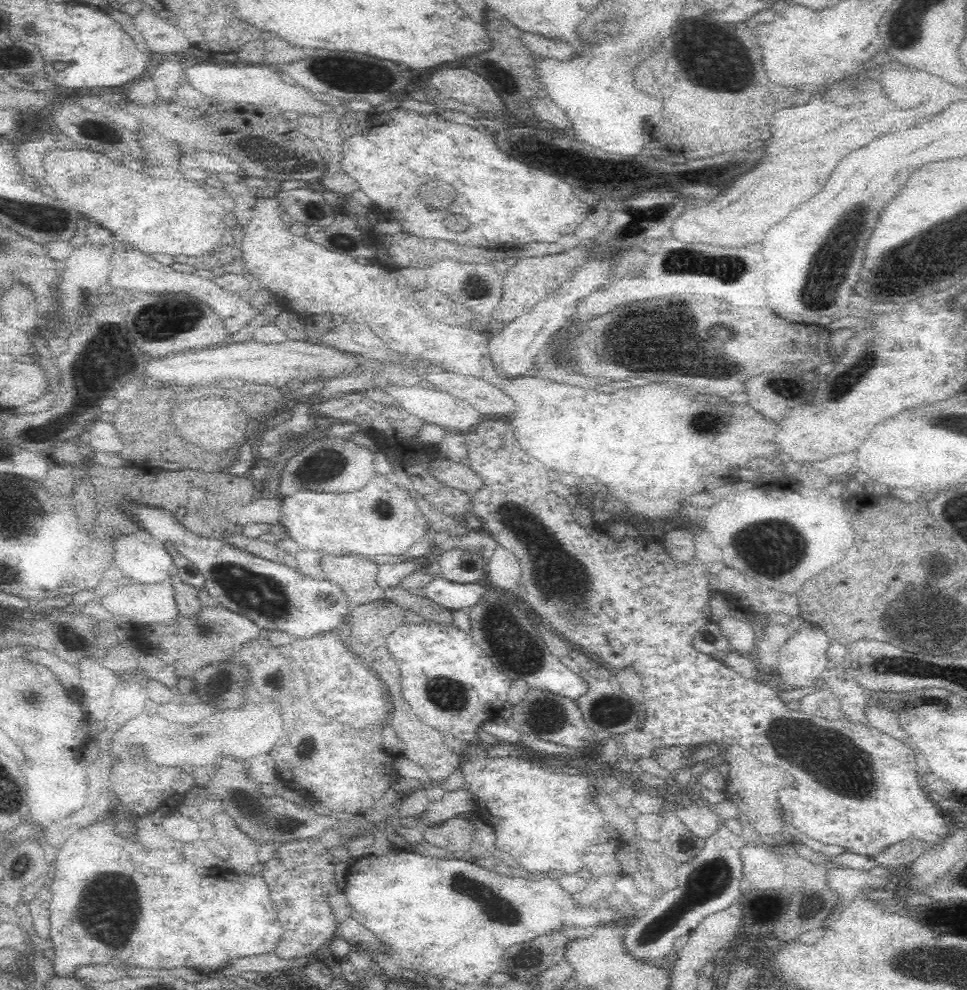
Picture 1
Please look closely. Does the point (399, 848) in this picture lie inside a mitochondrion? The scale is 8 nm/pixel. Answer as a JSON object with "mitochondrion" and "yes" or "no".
{"mitochondrion":"no"}

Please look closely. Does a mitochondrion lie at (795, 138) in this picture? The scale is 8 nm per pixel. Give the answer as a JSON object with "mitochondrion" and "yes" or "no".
{"mitochondrion":"no"}

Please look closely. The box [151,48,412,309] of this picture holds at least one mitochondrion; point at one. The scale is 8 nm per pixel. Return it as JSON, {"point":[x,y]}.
{"point":[345,73]}

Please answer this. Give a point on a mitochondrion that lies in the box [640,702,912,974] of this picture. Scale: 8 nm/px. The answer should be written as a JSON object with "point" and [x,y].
{"point":[848,772]}

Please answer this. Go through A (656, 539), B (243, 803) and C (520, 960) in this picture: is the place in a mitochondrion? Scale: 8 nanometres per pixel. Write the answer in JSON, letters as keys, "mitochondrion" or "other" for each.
{"A":"other","B":"mitochondrion","C":"other"}

